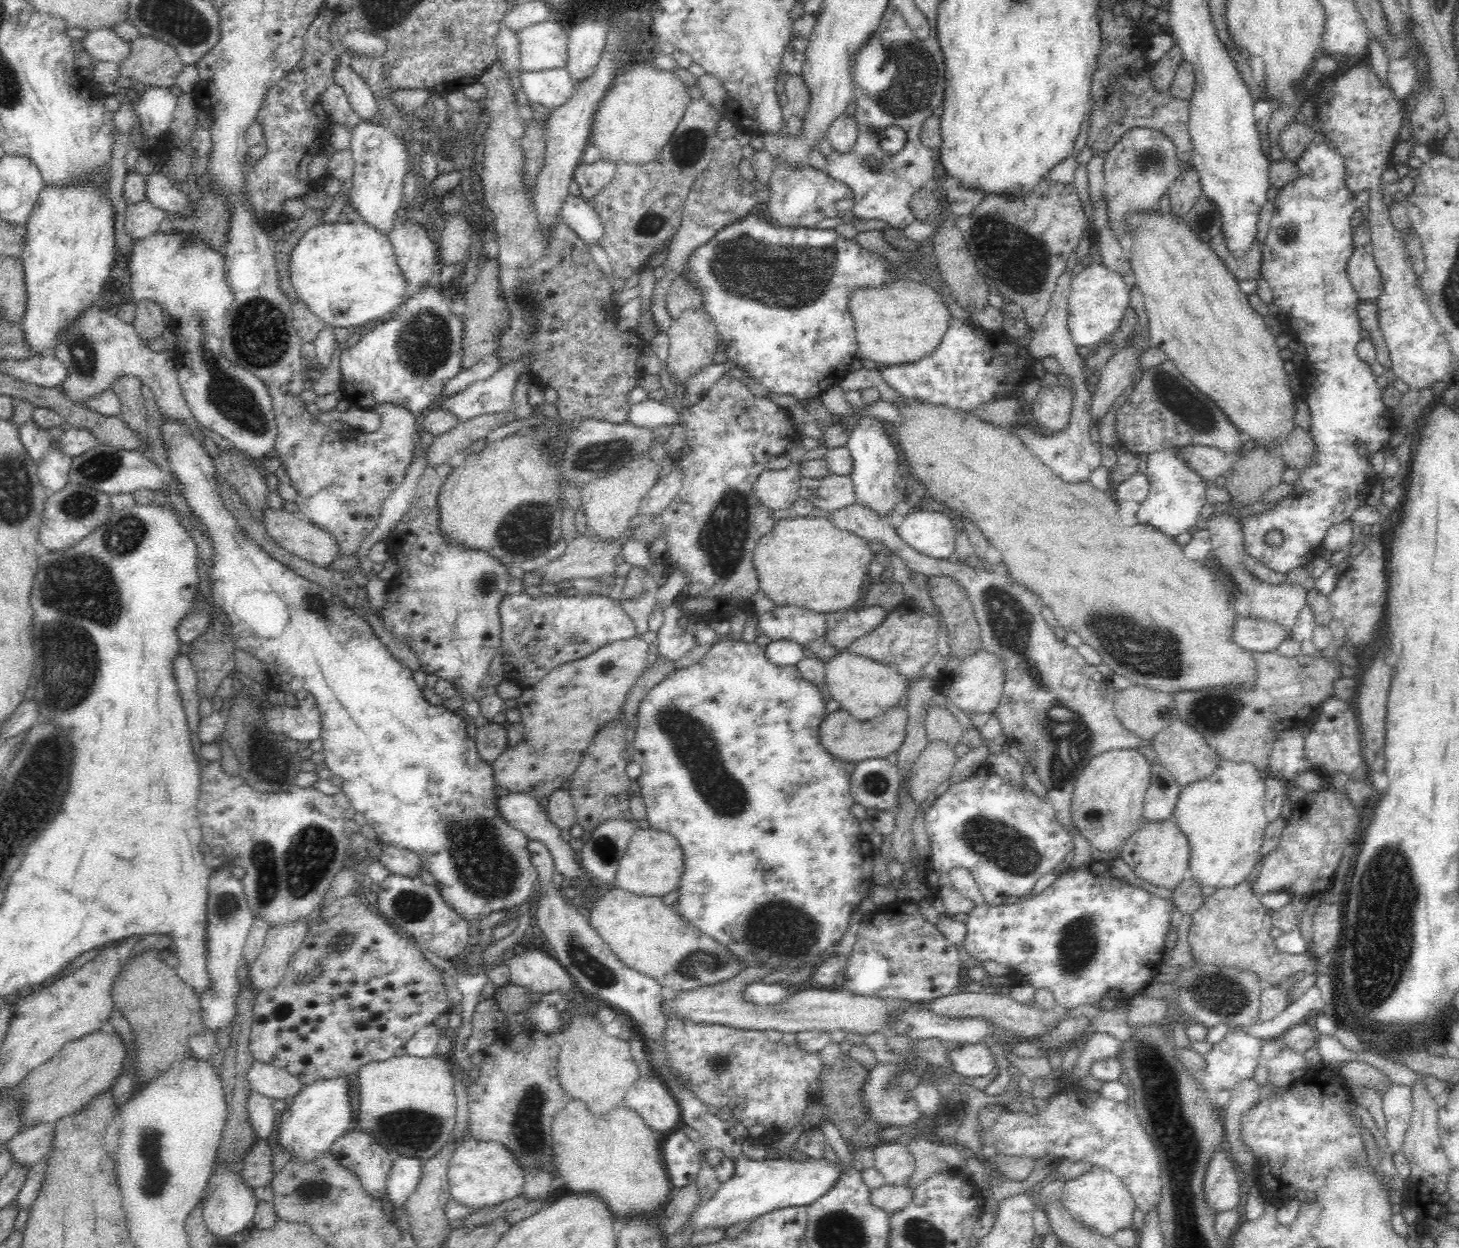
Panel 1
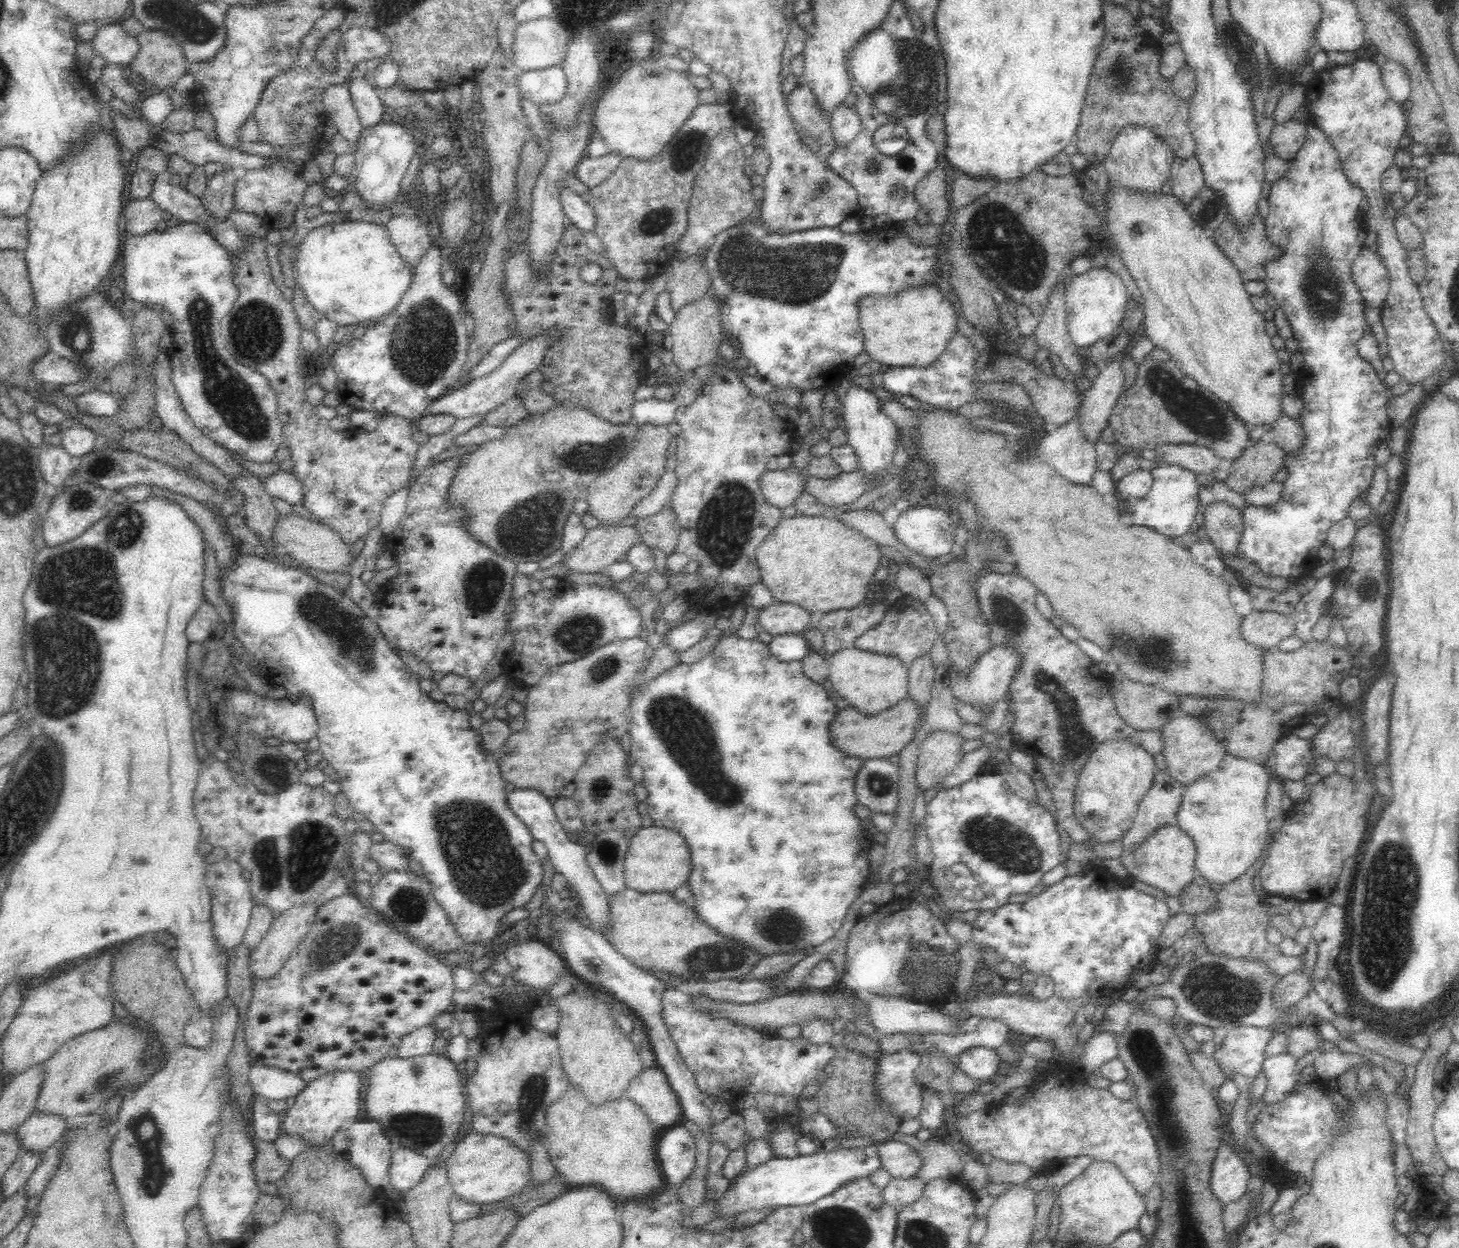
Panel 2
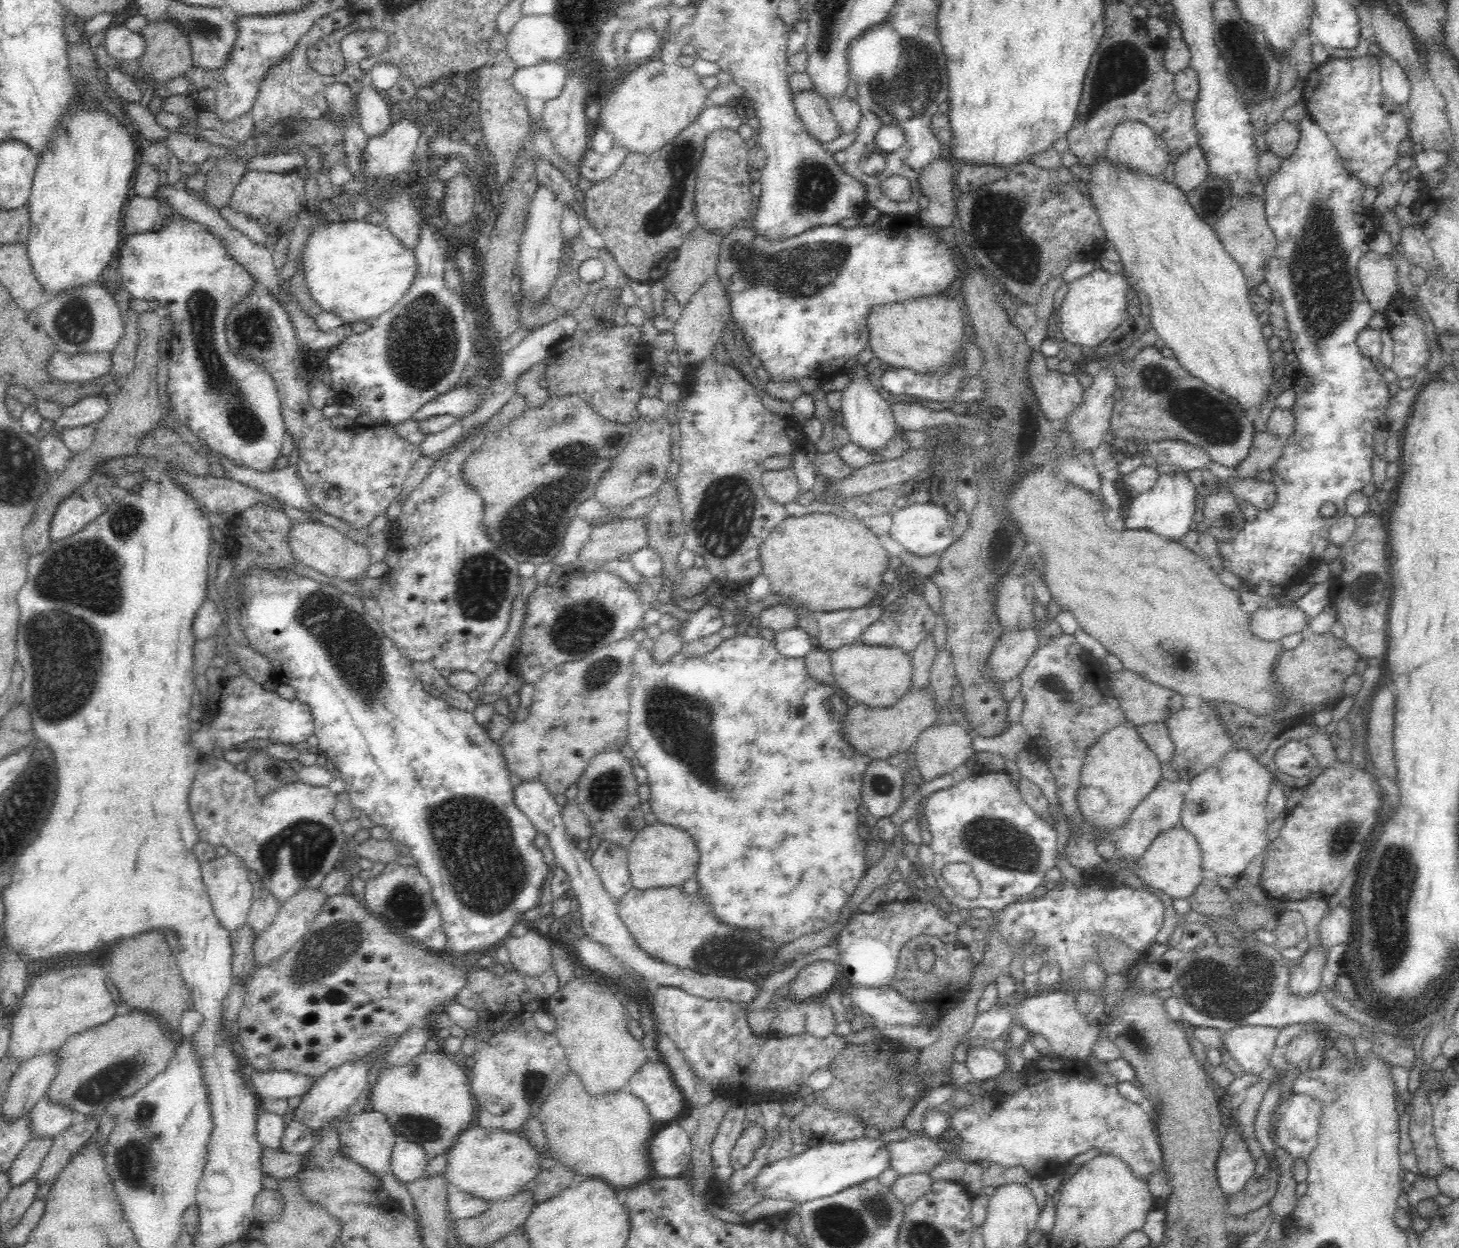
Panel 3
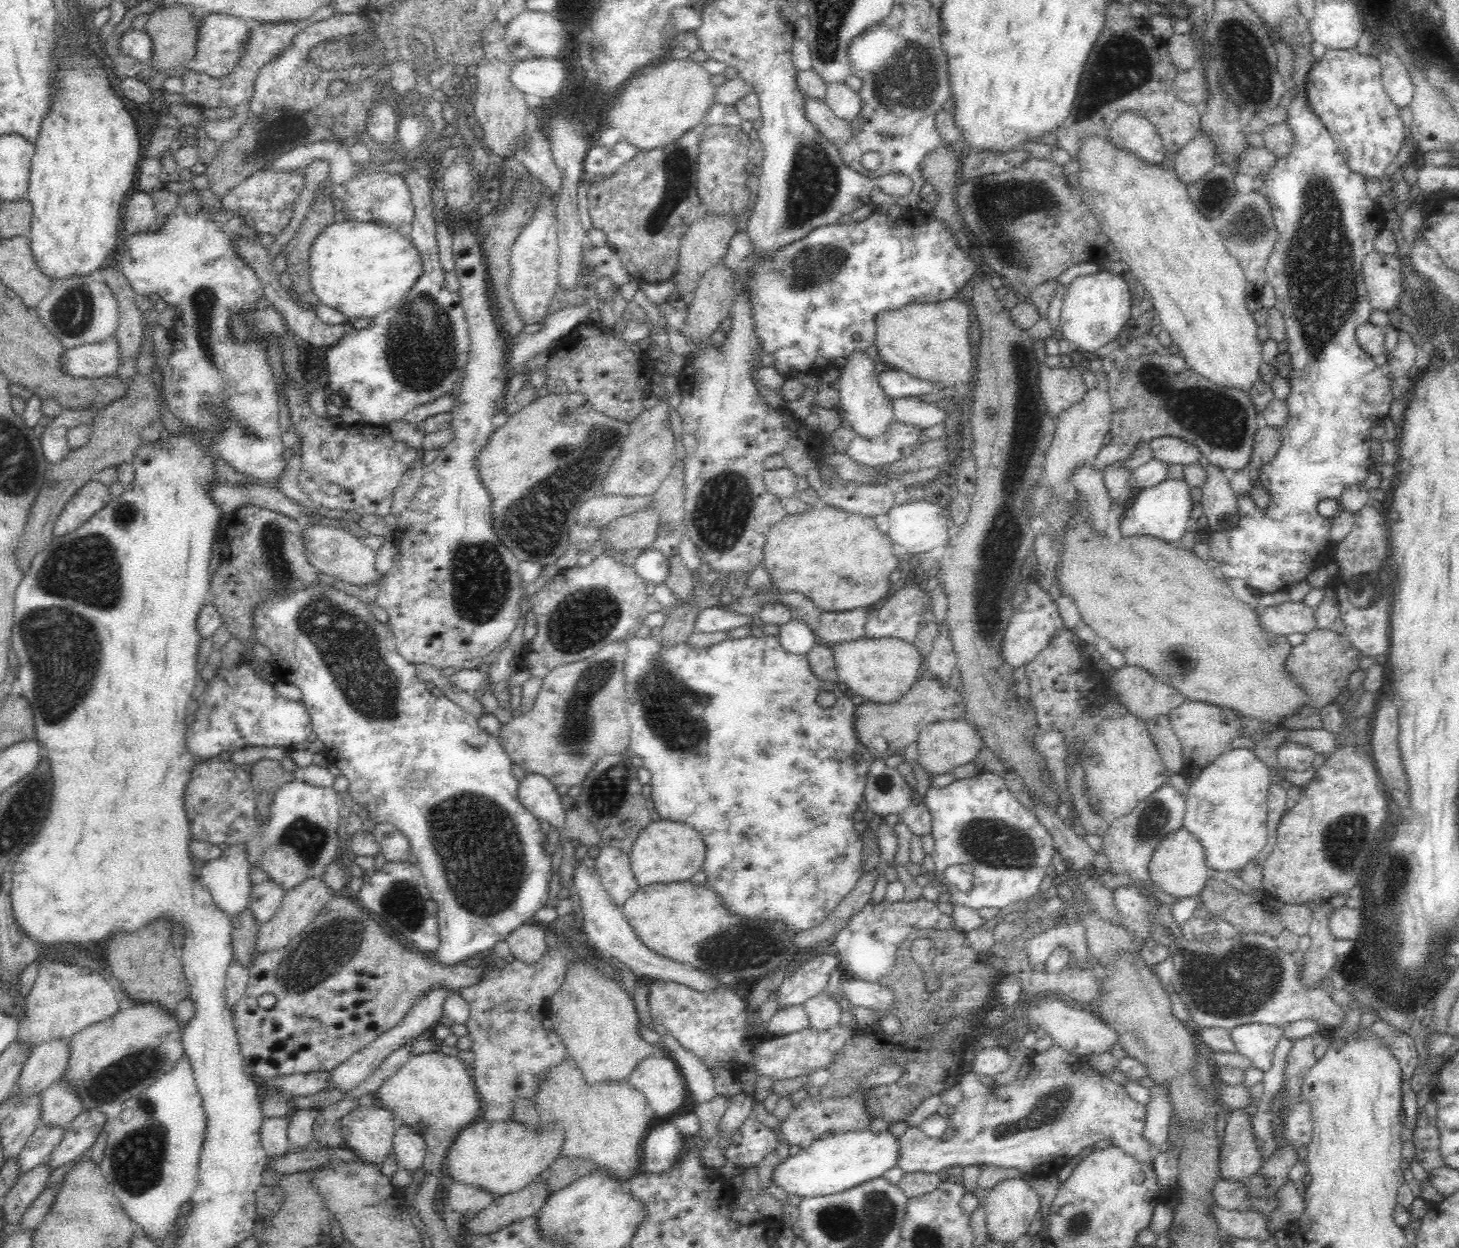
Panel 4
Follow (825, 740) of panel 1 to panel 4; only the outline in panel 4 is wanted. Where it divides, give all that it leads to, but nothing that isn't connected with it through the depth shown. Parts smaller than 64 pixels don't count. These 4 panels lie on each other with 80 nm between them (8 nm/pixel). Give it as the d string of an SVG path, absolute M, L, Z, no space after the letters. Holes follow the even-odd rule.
M930 672L918 679L912 688L896 702L880 704L864 702L856 706L852 716L852 727L856 739L866 747L875 759L886 759L903 751L912 742L917 742L922 728L941 720L956 720L963 717L964 701L962 695L950 685L942 685Z

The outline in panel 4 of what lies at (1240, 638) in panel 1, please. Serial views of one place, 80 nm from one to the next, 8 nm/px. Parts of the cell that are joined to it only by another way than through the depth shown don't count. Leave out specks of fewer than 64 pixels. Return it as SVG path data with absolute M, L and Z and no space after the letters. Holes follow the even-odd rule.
M1289 601L1264 608L1262 613L1258 613L1259 626L1265 631L1278 635L1287 636L1288 634L1306 634L1315 628L1315 610L1306 607L1302 601Z

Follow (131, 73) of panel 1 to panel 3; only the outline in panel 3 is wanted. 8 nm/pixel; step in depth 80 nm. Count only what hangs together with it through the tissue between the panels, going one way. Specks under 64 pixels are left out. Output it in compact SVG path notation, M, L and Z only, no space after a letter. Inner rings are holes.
M164 19L160 22L154 22L154 24L149 23L140 34L146 44L146 49L138 59L139 68L146 75L150 75L152 82L157 86L166 86L168 82L176 80L178 76L185 75L186 70L193 66L189 39L174 22Z

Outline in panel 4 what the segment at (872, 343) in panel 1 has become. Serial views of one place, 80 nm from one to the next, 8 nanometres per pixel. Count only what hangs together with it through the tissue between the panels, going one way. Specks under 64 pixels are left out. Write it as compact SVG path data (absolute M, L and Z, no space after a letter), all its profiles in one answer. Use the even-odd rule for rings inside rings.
M957 298L938 300L938 302L910 303L897 310L882 310L874 316L876 332L874 332L874 344L877 355L883 362L887 362L896 369L908 372L914 378L937 382L941 386L965 387L965 383L974 377L974 359L970 353L967 335L974 332L970 322L971 312L964 303Z

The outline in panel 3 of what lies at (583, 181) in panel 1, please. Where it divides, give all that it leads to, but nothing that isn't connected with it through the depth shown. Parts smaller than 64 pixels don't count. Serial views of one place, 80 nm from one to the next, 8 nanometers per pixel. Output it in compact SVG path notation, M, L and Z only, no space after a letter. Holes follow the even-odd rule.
M619 146L612 147L602 156L598 156L594 150L589 149L578 164L579 176L593 183L606 180L620 168L628 154L630 153L626 148Z

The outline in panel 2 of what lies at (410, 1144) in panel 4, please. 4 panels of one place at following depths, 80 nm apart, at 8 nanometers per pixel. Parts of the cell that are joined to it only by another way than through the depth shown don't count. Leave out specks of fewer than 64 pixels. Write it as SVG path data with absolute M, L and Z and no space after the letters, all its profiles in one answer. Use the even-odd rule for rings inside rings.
M394 1148L389 1168L389 1184L397 1192L397 1196L404 1196L421 1180L433 1158L426 1158L410 1148Z

